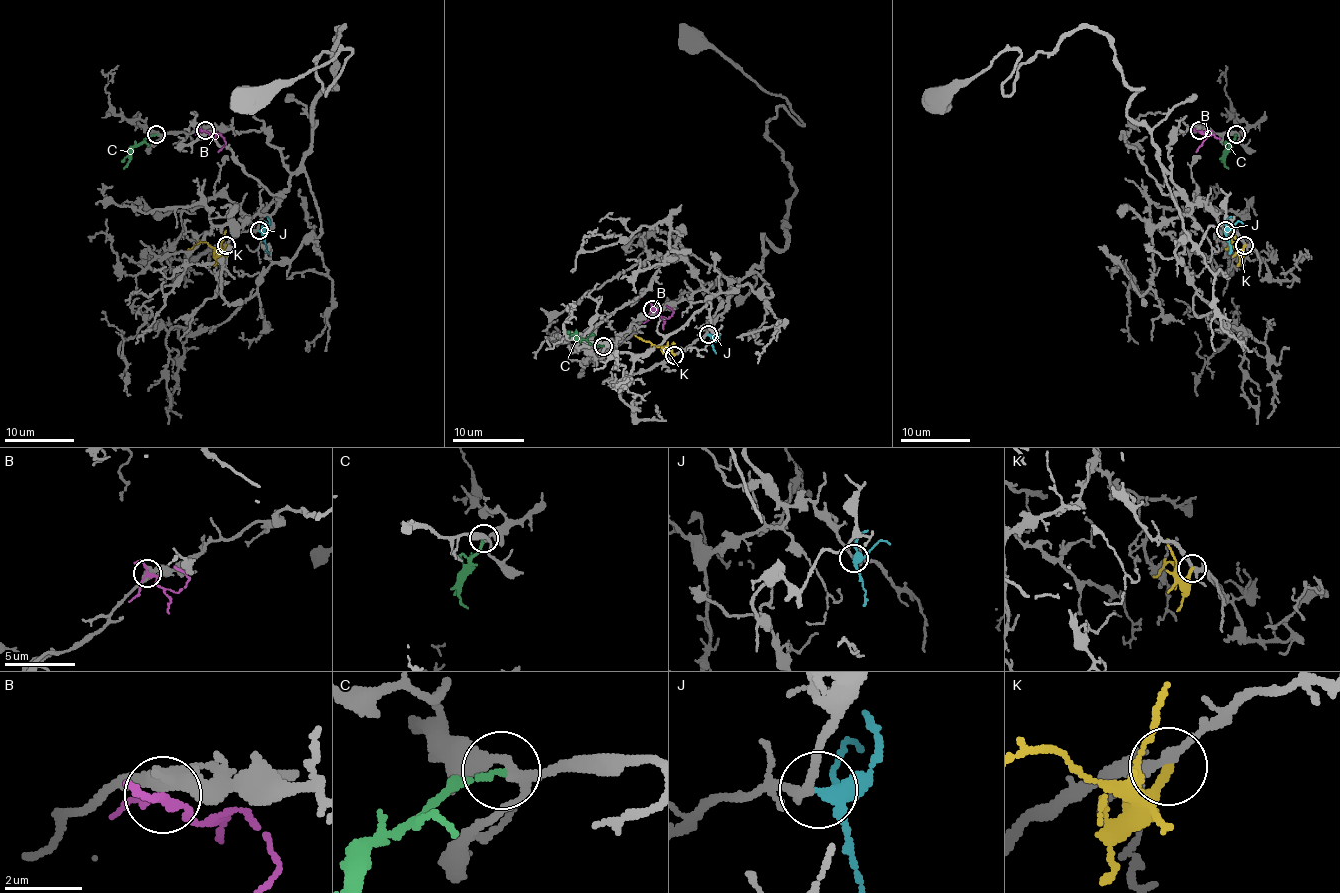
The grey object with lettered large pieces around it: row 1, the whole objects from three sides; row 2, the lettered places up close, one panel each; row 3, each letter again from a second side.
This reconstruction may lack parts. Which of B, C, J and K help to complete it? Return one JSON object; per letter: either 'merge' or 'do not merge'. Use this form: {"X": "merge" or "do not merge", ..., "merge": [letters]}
{"B": "do not merge", "C": "merge", "J": "merge", "K": "do not merge", "merge": ["C", "J"]}

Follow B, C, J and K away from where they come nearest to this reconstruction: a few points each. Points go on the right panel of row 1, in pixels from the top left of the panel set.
B: (1199, 130), (1208, 133), (1208, 137), (1195, 152)
C: (1235, 133), (1225, 152), (1228, 168)
J: (1225, 230), (1230, 246), (1228, 253)
K: (1244, 244), (1239, 250), (1232, 243), (1225, 250)

